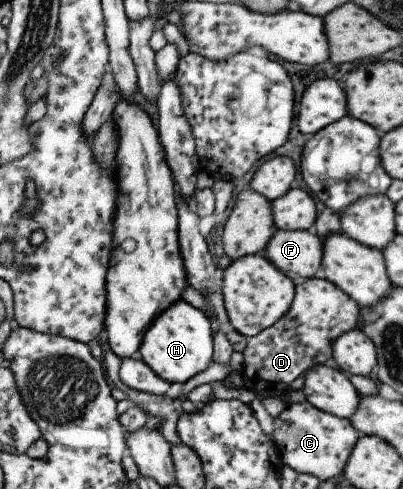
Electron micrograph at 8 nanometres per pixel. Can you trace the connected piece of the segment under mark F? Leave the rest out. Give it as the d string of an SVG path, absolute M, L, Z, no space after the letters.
M277 230L264 255L280 271L290 276L295 285L302 285L306 282L306 279L316 277L314 273L319 271L323 251L323 245L320 245L320 237L314 237L314 234L306 233L306 230Z

